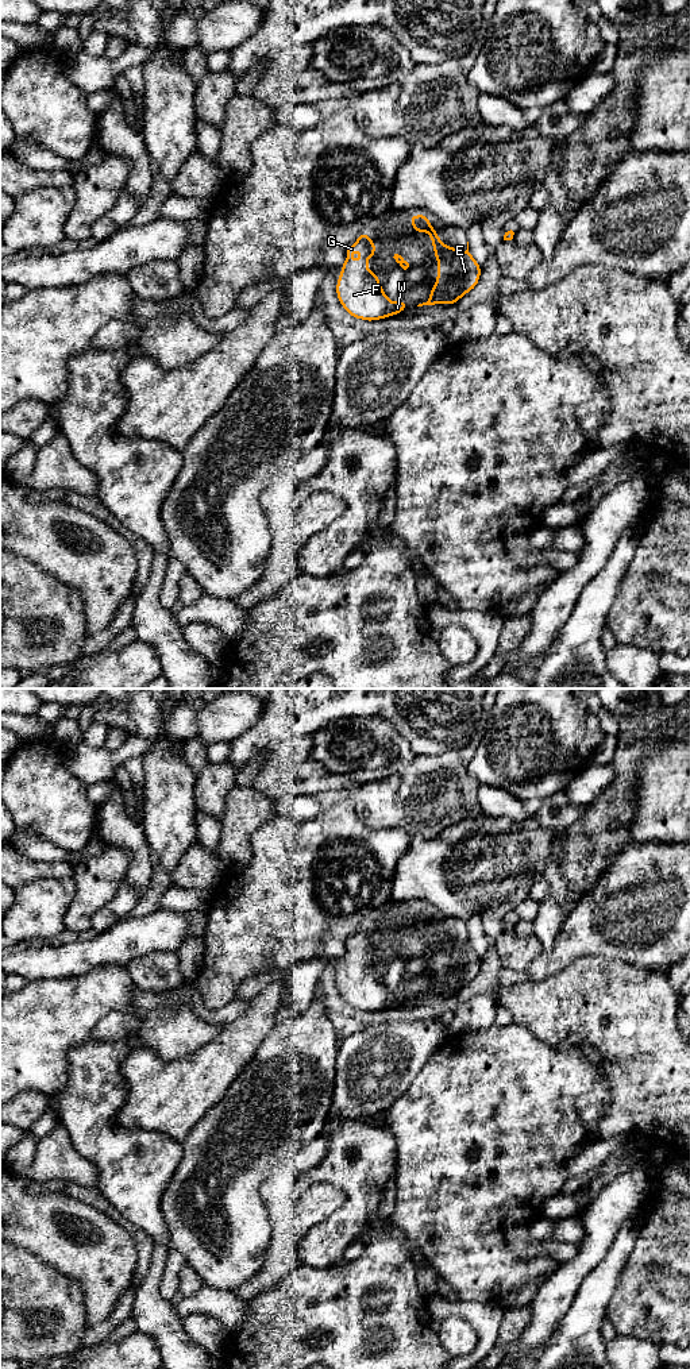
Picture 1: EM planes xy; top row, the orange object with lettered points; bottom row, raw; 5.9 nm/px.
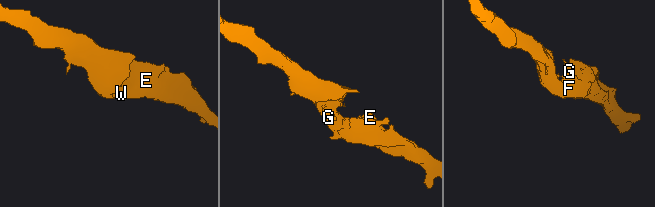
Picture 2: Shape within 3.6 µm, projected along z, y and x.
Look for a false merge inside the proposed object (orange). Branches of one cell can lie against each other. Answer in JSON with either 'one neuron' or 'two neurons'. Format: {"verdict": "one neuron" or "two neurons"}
{"verdict": "one neuron"}

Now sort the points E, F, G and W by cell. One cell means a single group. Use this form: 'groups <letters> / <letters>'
groups E F G W

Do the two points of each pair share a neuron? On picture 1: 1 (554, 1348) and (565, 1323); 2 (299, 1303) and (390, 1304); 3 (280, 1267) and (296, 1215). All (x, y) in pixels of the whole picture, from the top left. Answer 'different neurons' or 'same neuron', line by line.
1: same neuron
2: same neuron
3: same neuron

